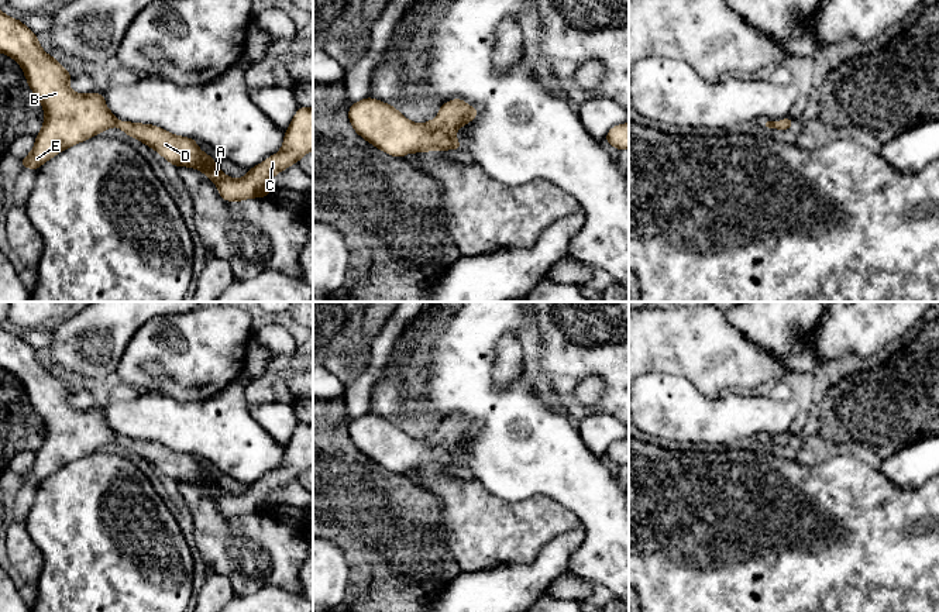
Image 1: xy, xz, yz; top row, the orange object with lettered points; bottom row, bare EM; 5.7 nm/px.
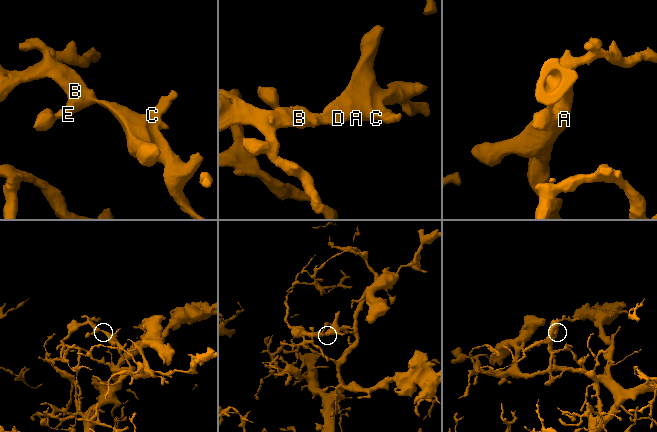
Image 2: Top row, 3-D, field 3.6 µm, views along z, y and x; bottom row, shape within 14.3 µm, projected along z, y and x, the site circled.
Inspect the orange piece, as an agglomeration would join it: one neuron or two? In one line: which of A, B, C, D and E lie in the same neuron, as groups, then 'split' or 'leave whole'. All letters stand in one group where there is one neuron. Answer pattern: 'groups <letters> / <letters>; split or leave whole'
groups A B C D E; leave whole

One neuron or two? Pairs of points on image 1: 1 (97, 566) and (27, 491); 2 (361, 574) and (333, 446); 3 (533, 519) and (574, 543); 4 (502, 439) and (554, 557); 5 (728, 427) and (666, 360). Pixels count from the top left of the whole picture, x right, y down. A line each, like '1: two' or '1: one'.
1: two
2: one
3: two
4: two
5: two

